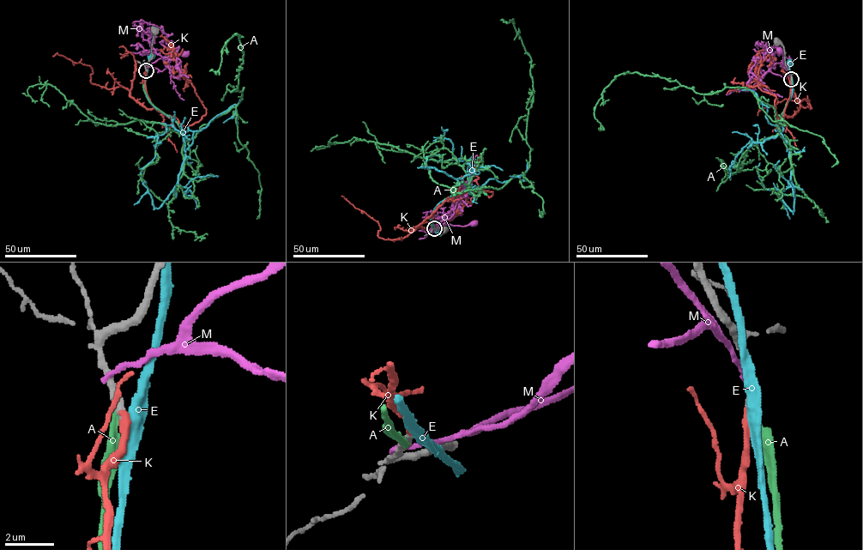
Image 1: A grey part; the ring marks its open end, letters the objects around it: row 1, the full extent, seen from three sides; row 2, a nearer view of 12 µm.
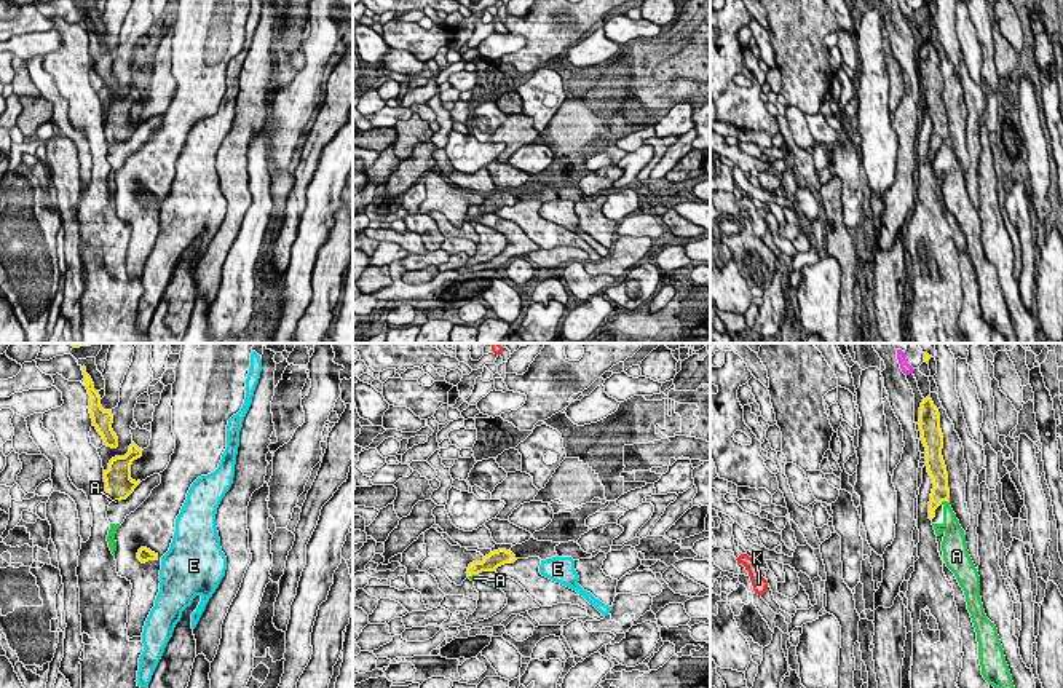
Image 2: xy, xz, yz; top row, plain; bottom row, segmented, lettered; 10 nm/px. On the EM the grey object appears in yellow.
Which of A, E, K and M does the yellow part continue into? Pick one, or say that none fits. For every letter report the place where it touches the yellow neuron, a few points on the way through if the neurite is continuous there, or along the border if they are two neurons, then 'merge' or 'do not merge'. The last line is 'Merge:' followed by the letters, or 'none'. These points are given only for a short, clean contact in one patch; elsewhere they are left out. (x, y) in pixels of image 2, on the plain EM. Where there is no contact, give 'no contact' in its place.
A: meets yellow in yz at (944, 142); do not merge
E: no contact; do not merge
K: no contact; merge
M: no contact; do not merge
Merge: K

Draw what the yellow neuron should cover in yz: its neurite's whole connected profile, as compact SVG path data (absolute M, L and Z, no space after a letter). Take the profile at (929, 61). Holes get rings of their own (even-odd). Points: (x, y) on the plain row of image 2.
M931 38L923 42L919 49L919 73L926 89L926 109L934 131L929 144L929 161L935 160L935 152L950 140L948 115L942 99L943 77L940 72L940 56Z

